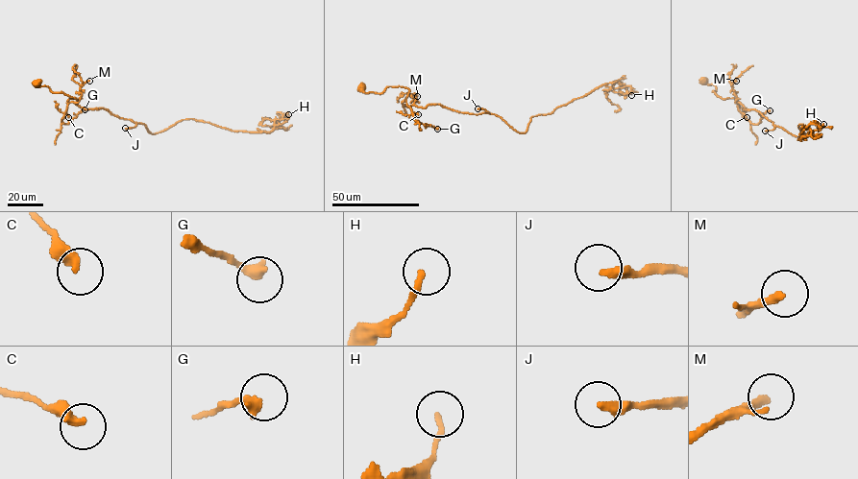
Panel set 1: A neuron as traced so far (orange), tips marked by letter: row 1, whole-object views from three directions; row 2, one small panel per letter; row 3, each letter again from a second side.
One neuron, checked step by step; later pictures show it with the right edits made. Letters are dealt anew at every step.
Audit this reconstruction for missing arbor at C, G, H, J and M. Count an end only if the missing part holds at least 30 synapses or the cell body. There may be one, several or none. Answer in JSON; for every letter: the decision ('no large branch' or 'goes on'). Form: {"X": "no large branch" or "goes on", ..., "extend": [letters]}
{"C": "no large branch", "G": "no large branch", "H": "no large branch", "J": "goes on", "M": "goes on", "extend": ["J", "M"]}

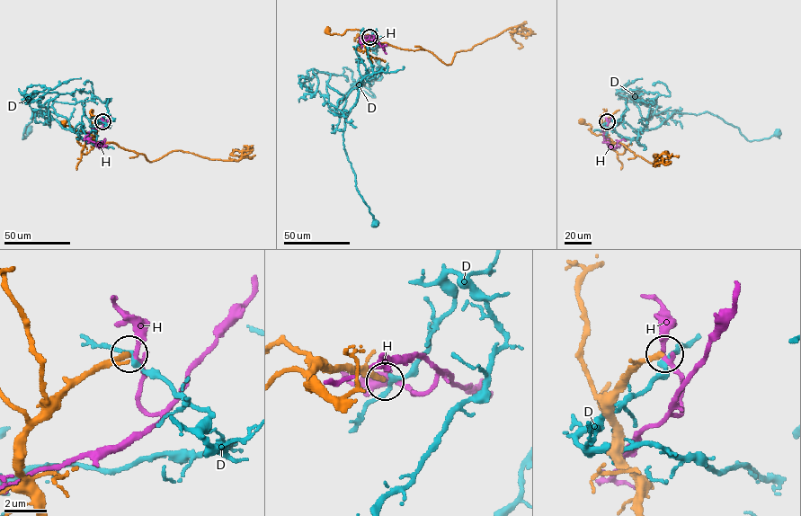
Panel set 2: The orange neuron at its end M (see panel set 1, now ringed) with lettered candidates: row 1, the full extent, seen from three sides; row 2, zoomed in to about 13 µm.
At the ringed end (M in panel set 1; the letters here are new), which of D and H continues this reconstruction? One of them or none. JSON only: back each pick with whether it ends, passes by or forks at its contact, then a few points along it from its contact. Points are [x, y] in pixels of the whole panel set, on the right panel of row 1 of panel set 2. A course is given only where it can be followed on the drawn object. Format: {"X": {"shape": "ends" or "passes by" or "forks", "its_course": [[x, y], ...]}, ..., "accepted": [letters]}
{"accepted": []}

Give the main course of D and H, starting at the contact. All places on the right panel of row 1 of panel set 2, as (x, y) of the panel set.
D: (607, 121), (638, 139), (674, 112), (706, 111), (749, 140), (778, 133)
H: (607, 121), (608, 125), (601, 129), (607, 144), (616, 147), (619, 141), (626, 141)

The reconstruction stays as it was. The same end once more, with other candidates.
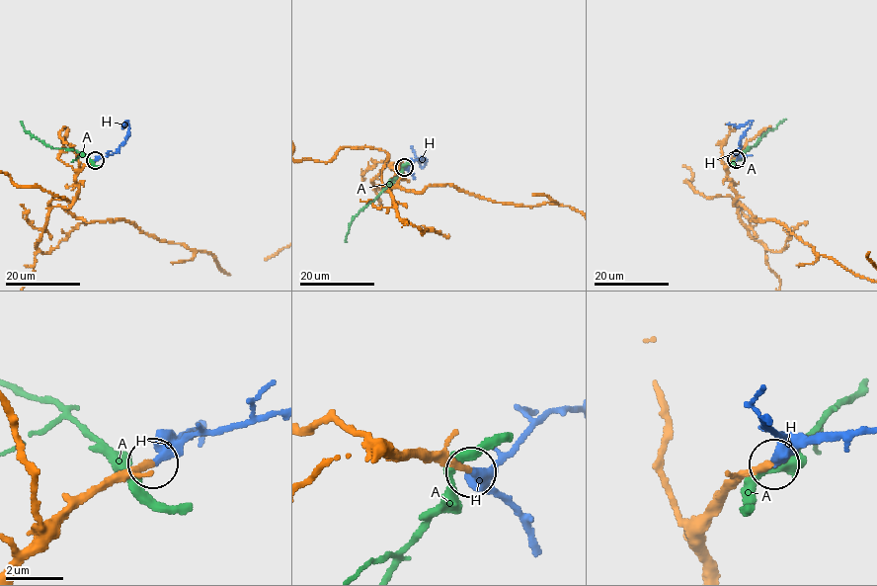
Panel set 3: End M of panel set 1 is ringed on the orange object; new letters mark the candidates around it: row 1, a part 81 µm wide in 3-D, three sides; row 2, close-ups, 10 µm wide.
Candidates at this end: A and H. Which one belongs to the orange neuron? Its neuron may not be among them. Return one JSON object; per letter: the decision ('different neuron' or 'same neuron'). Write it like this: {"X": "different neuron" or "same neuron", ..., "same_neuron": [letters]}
{"A": "different neuron", "H": "same neuron", "same_neuron": ["H"]}

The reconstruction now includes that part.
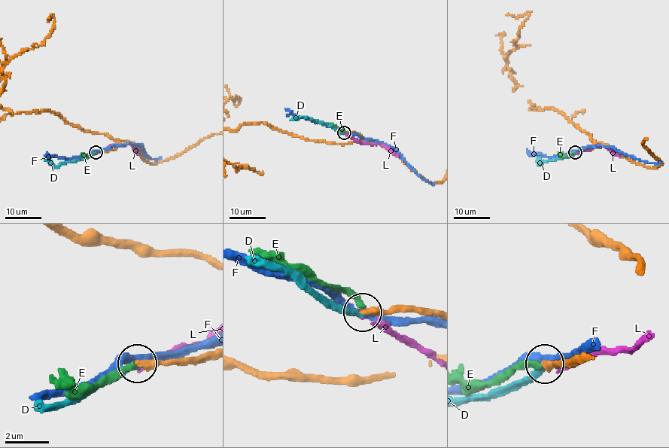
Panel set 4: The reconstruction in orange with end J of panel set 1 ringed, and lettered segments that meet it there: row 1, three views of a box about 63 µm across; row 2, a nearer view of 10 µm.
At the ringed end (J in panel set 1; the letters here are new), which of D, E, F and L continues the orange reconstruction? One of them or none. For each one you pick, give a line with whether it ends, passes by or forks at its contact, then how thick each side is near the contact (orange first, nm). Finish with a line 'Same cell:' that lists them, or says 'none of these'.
D: it ends; calibres 320 and 220 nm
Same cell: D

